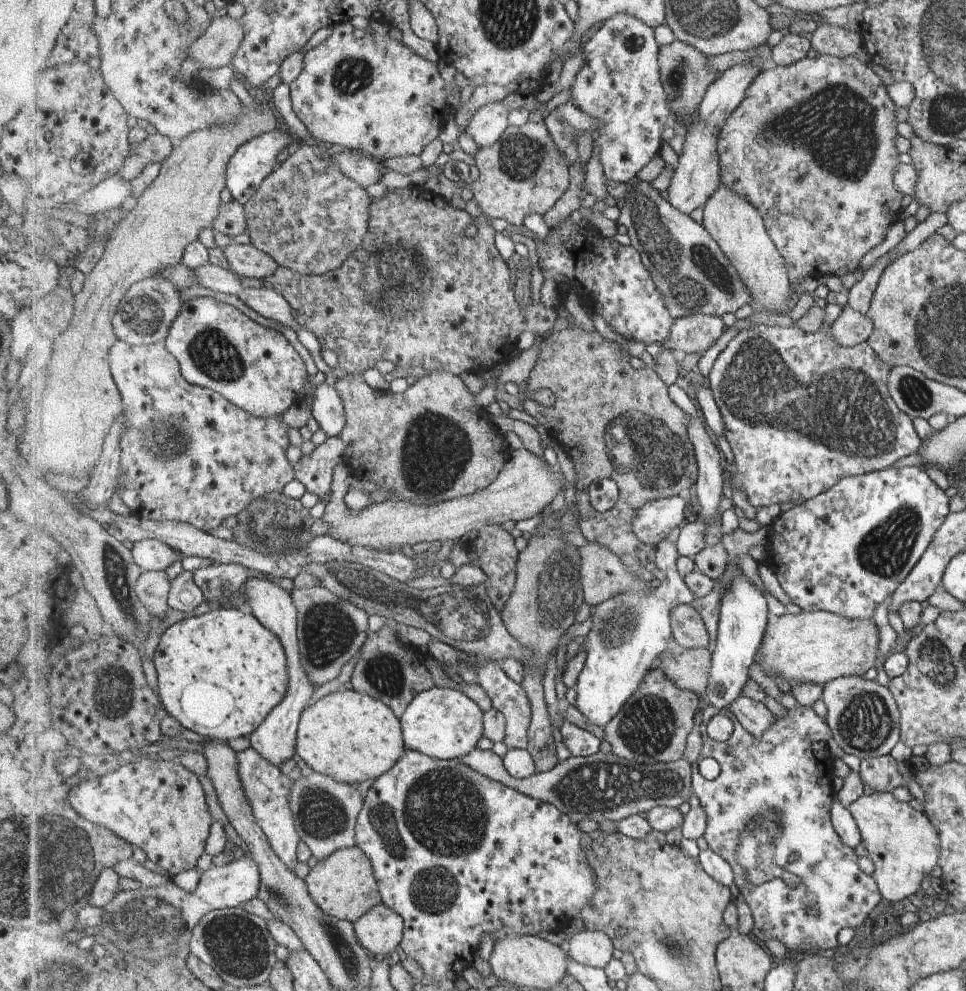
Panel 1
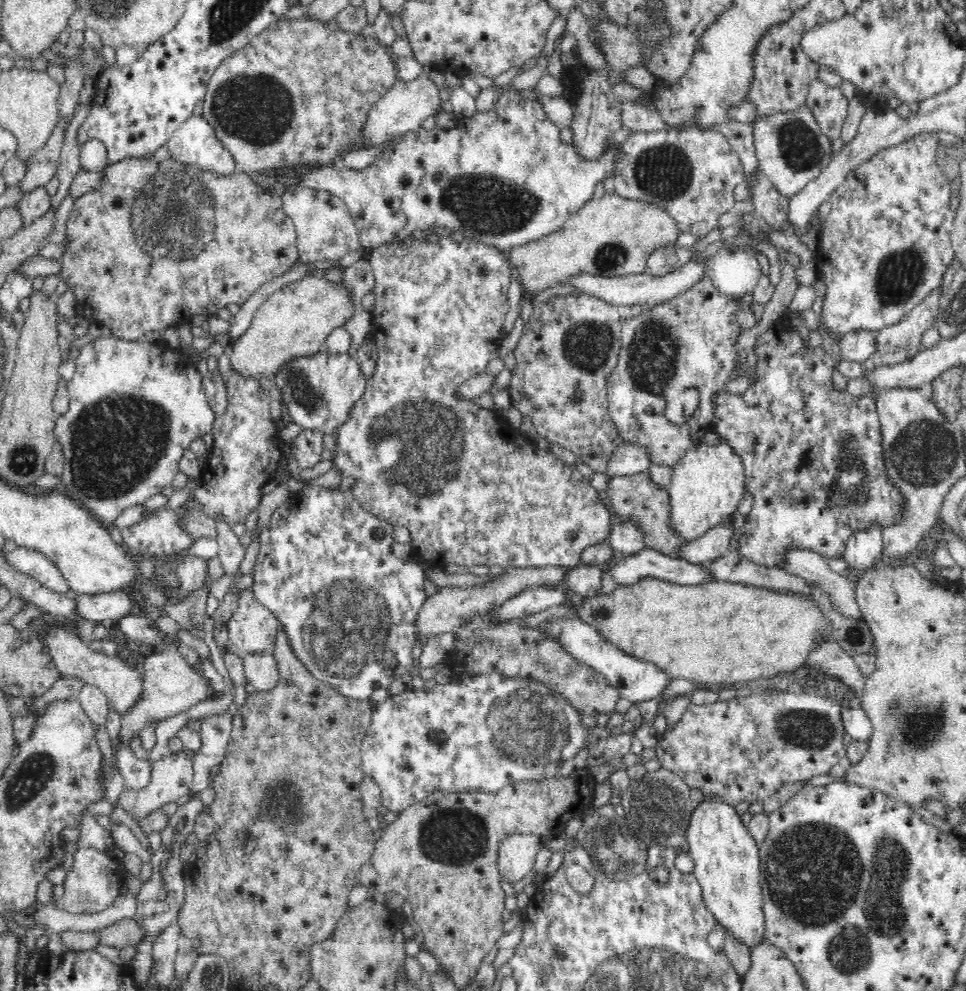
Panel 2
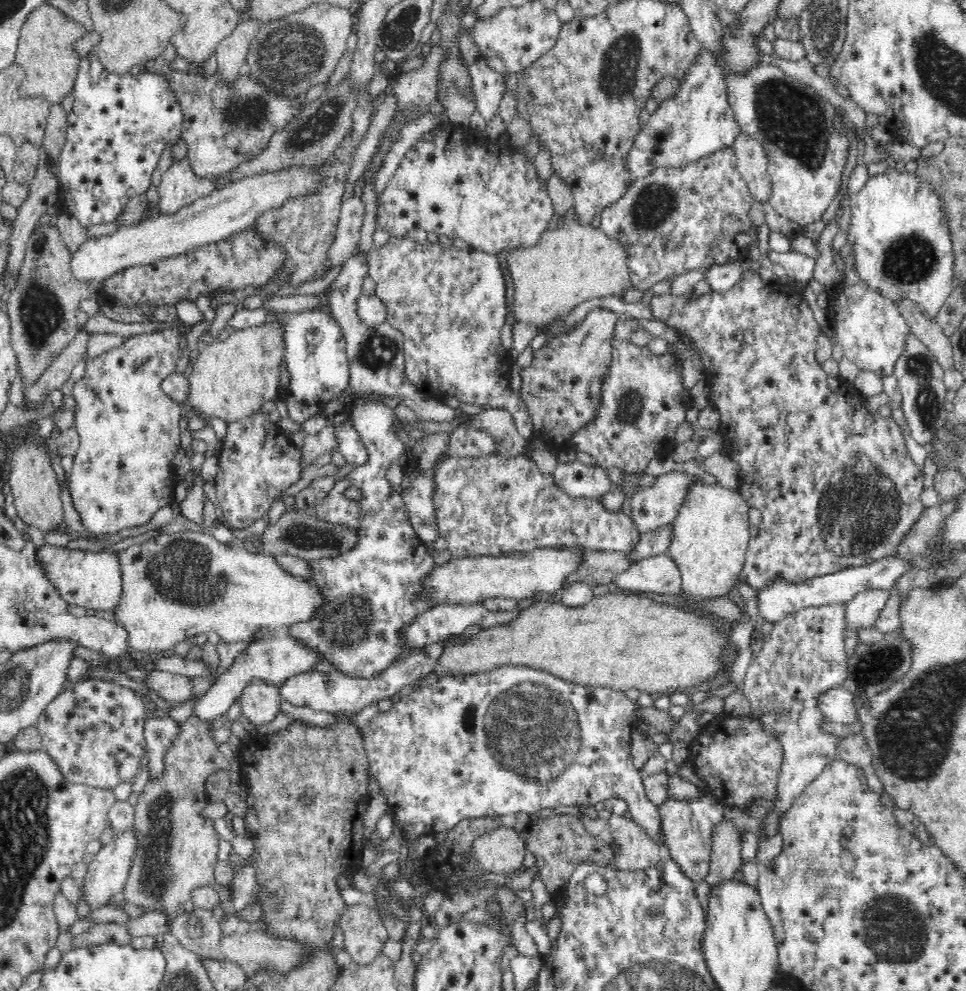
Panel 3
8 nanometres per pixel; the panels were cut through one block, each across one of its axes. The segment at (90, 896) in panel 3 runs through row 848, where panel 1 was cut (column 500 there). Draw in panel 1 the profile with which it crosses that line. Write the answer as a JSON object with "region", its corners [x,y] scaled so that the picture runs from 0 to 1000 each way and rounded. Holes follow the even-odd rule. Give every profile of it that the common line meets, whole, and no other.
{"region":[[[512,102],[493,111],[483,133],[494,142],[497,148],[512,145],[528,126],[528,112],[523,103]]]}

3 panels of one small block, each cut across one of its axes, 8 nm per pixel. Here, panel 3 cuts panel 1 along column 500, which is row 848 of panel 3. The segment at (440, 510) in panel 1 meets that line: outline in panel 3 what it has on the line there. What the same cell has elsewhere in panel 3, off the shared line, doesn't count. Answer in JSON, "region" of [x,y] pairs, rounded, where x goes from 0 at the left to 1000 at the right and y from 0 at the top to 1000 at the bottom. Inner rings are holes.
{"region":[[[519,835],[493,846],[487,861],[498,876],[514,884],[540,876],[542,863],[547,862],[547,858],[542,856],[542,851],[534,840],[529,836]]]}

